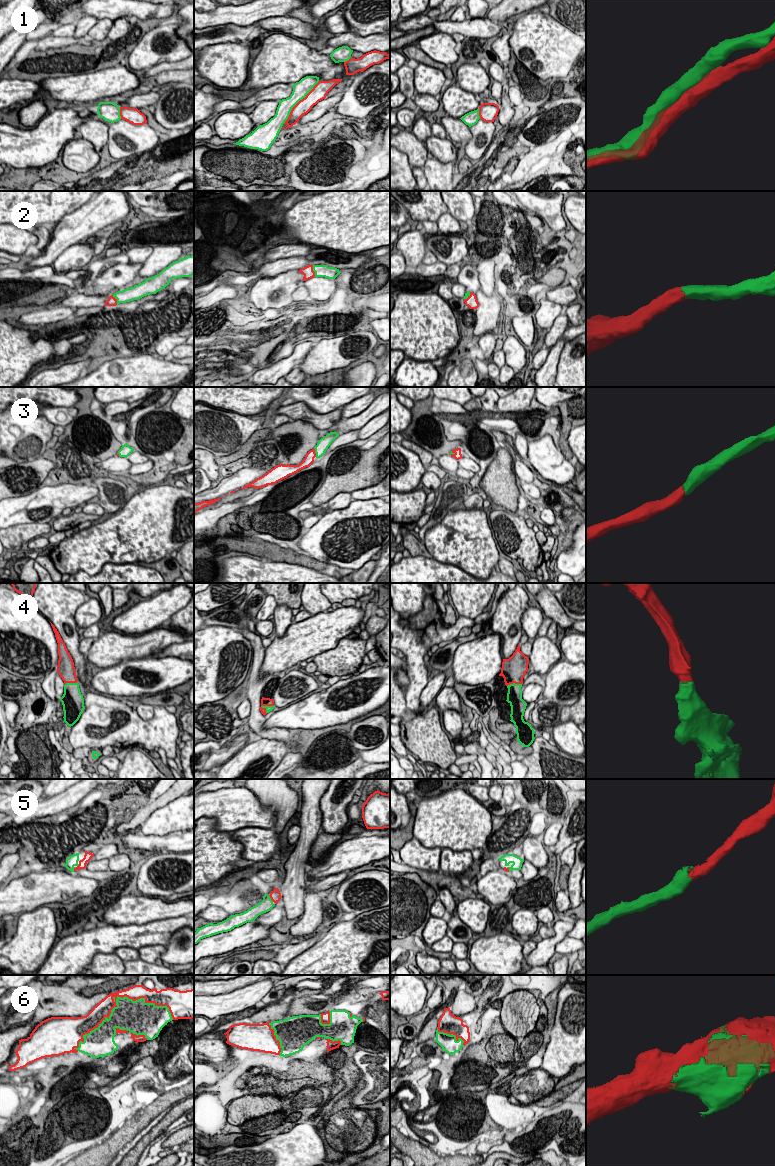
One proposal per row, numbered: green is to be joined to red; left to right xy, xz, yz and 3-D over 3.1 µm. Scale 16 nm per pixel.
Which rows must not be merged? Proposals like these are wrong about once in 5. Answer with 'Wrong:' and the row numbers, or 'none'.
Wrong: none

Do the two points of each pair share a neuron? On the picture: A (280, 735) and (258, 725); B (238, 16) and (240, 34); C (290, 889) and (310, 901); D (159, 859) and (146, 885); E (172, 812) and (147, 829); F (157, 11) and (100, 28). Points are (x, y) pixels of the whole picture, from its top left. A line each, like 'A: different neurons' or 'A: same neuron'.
A: same neuron
B: different neurons
C: different neurons
D: same neuron
E: same neuron
F: different neurons

